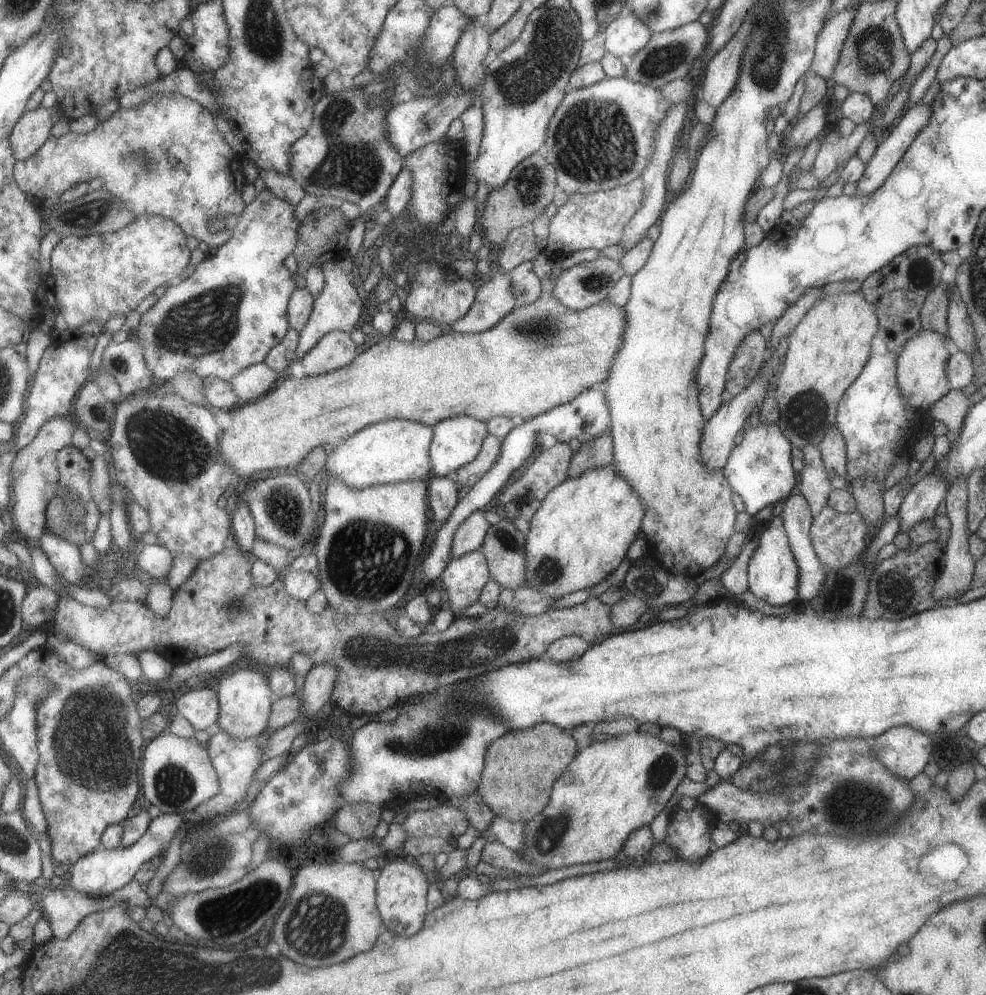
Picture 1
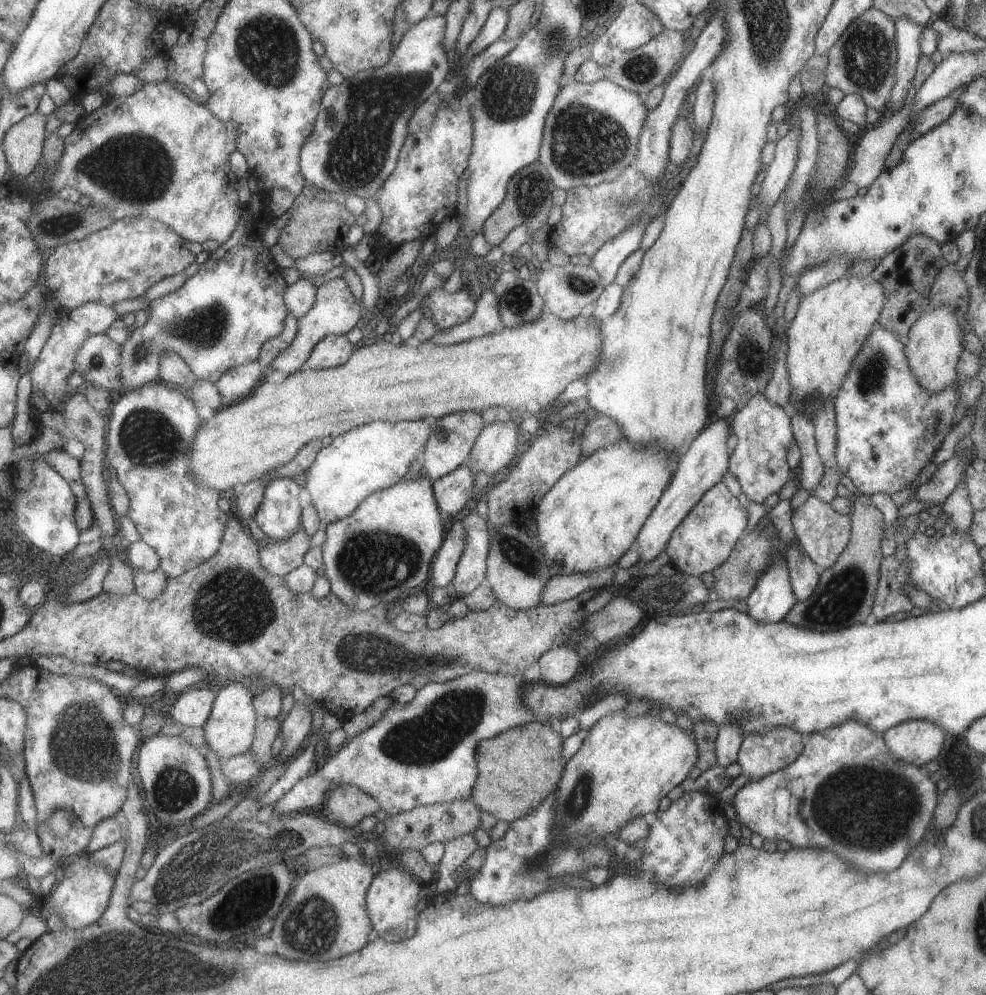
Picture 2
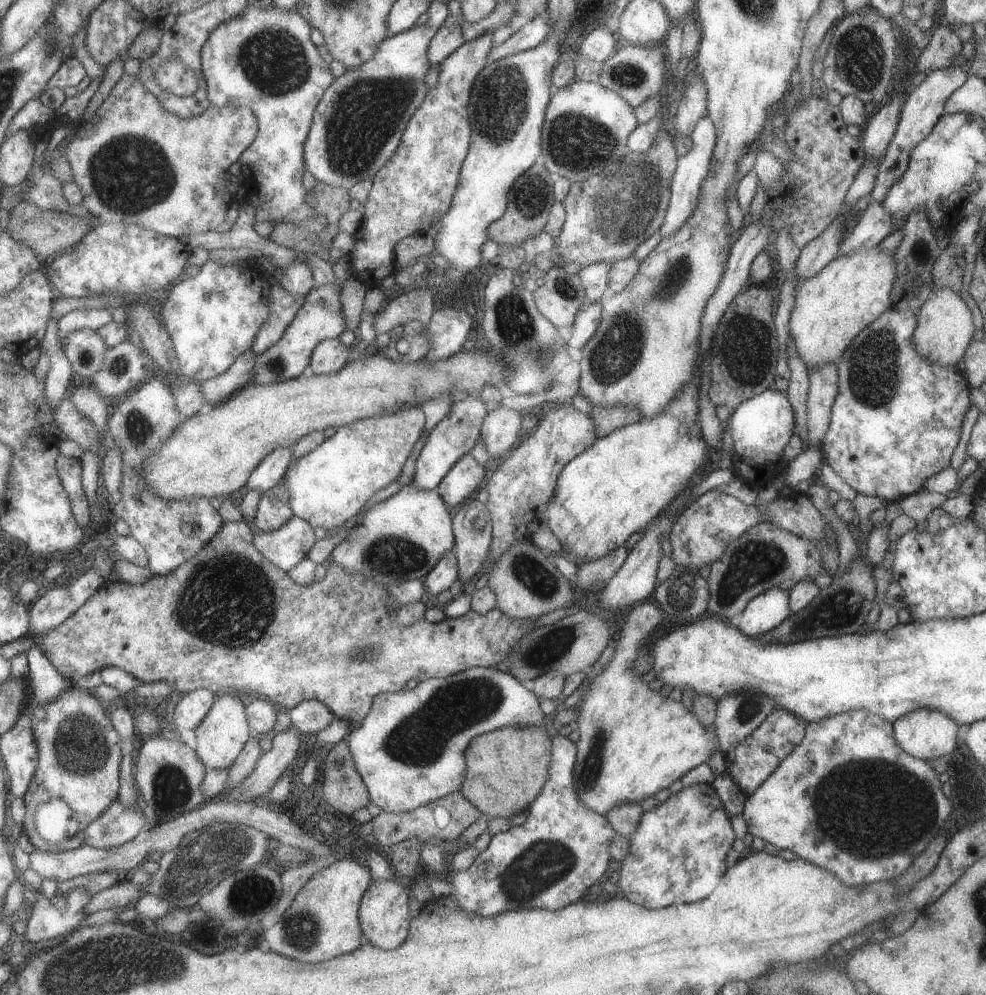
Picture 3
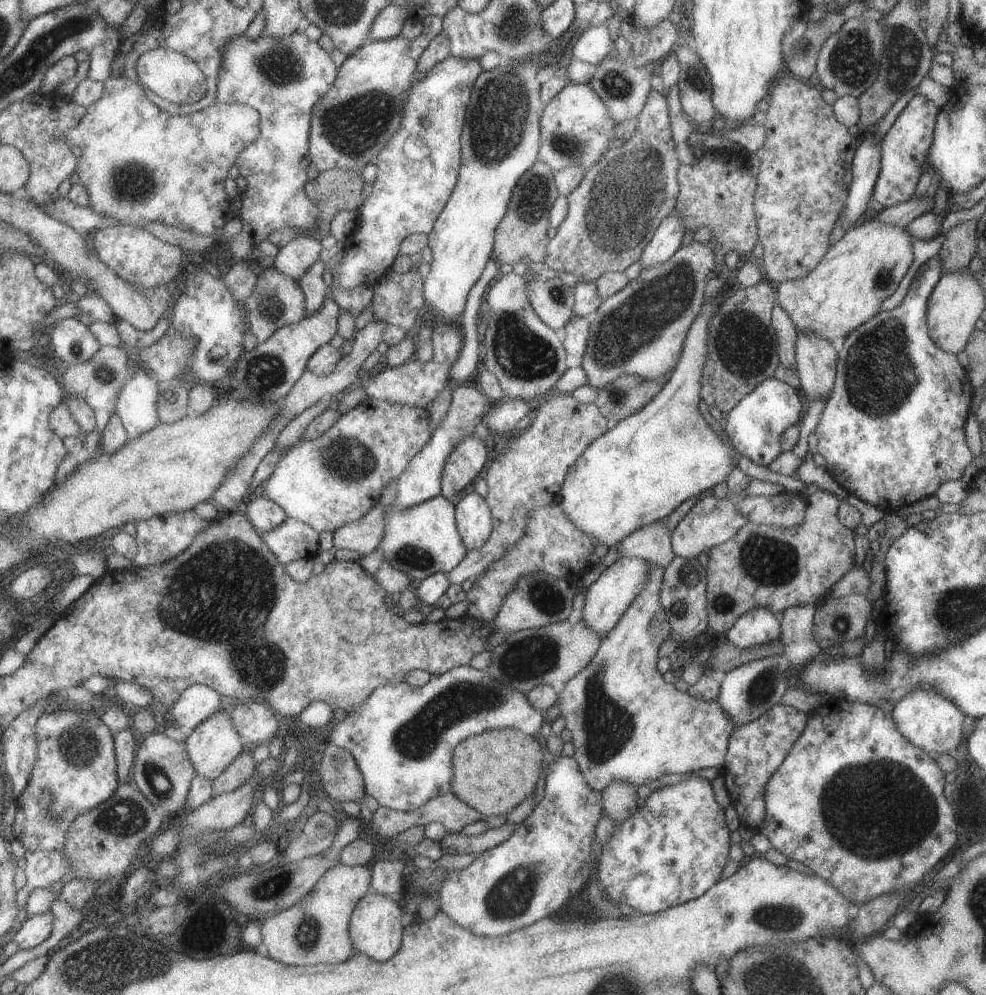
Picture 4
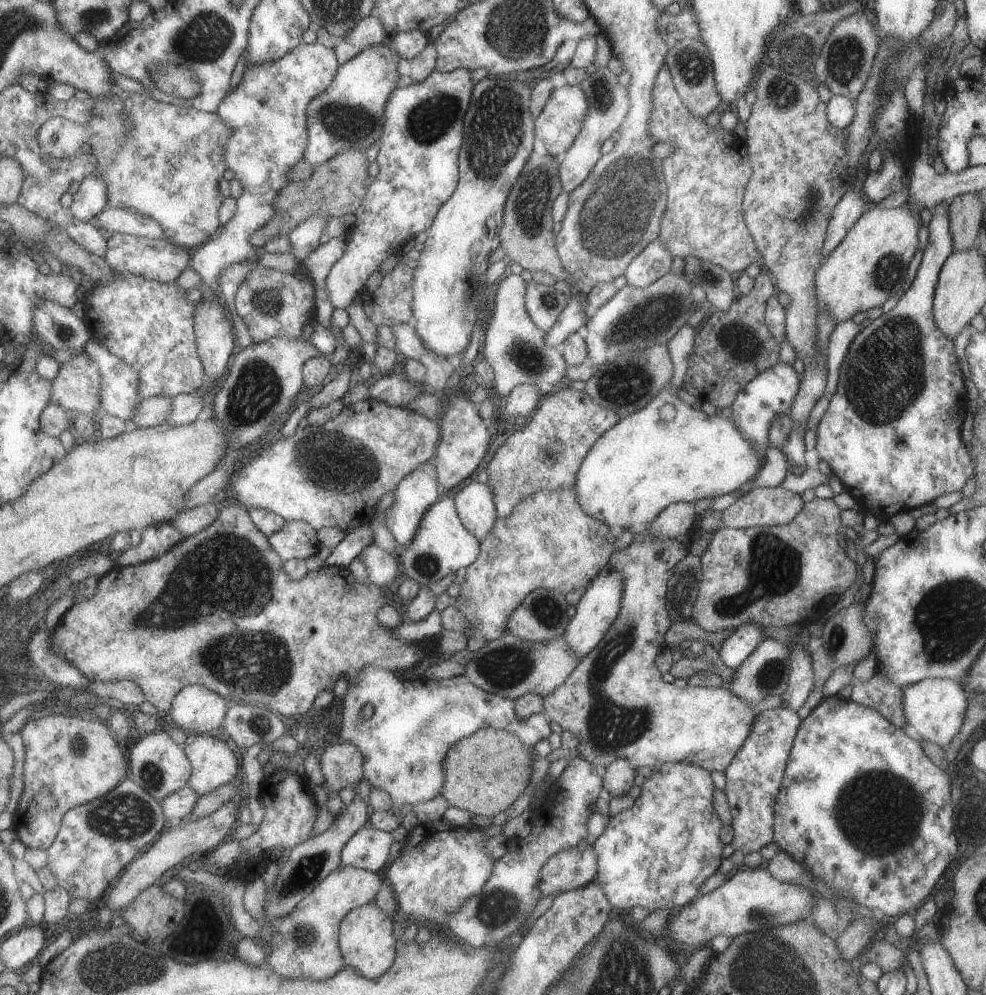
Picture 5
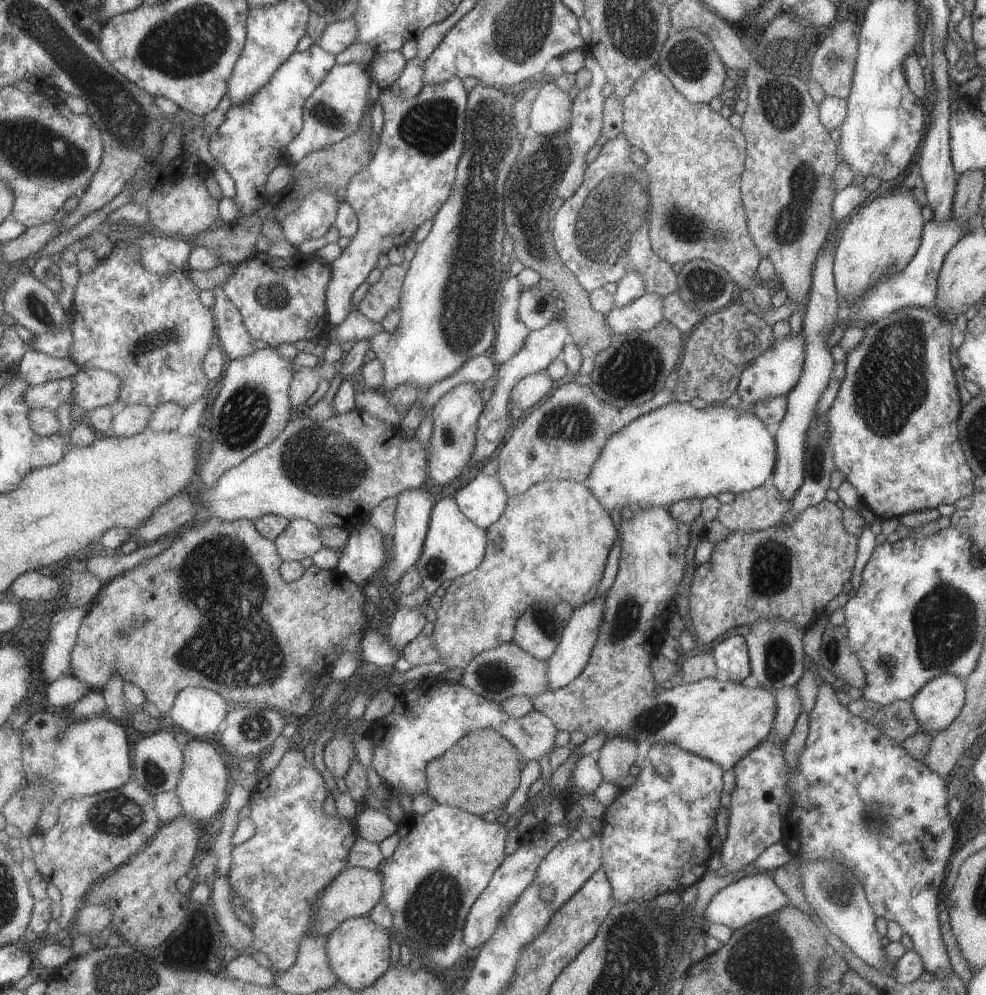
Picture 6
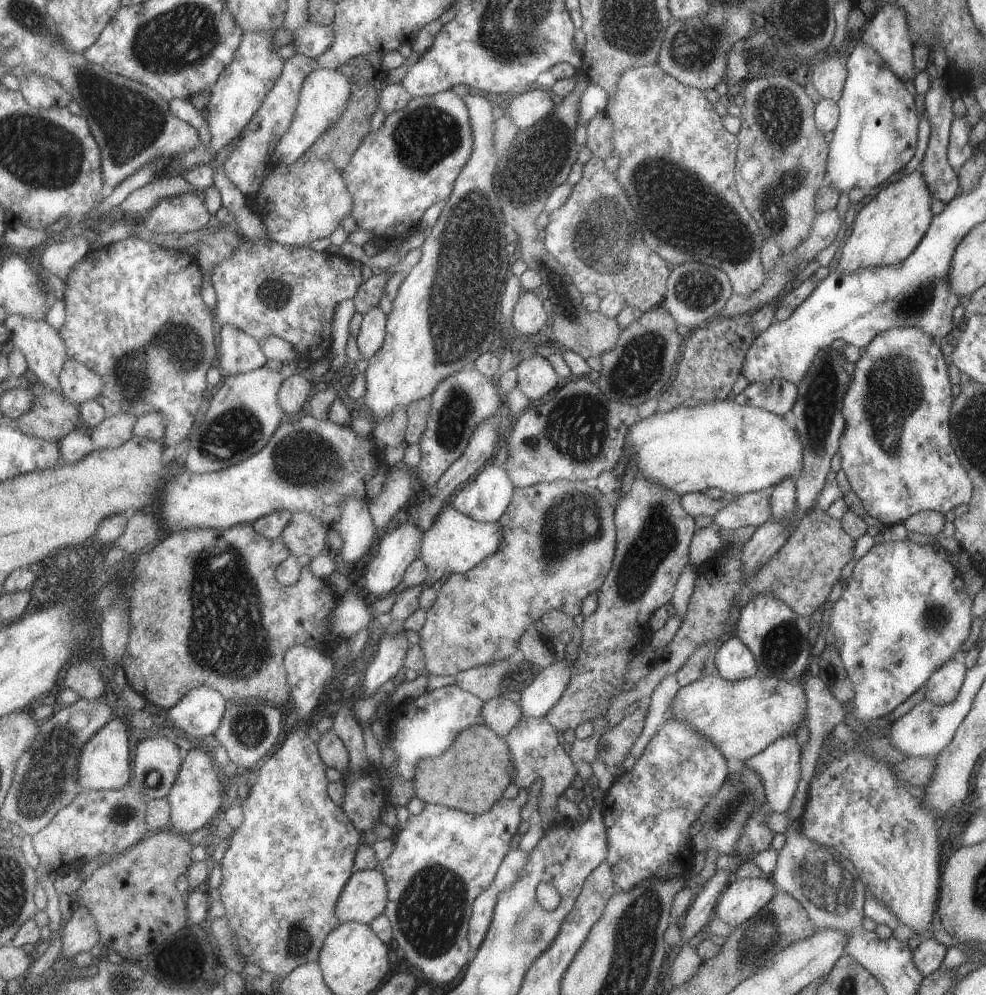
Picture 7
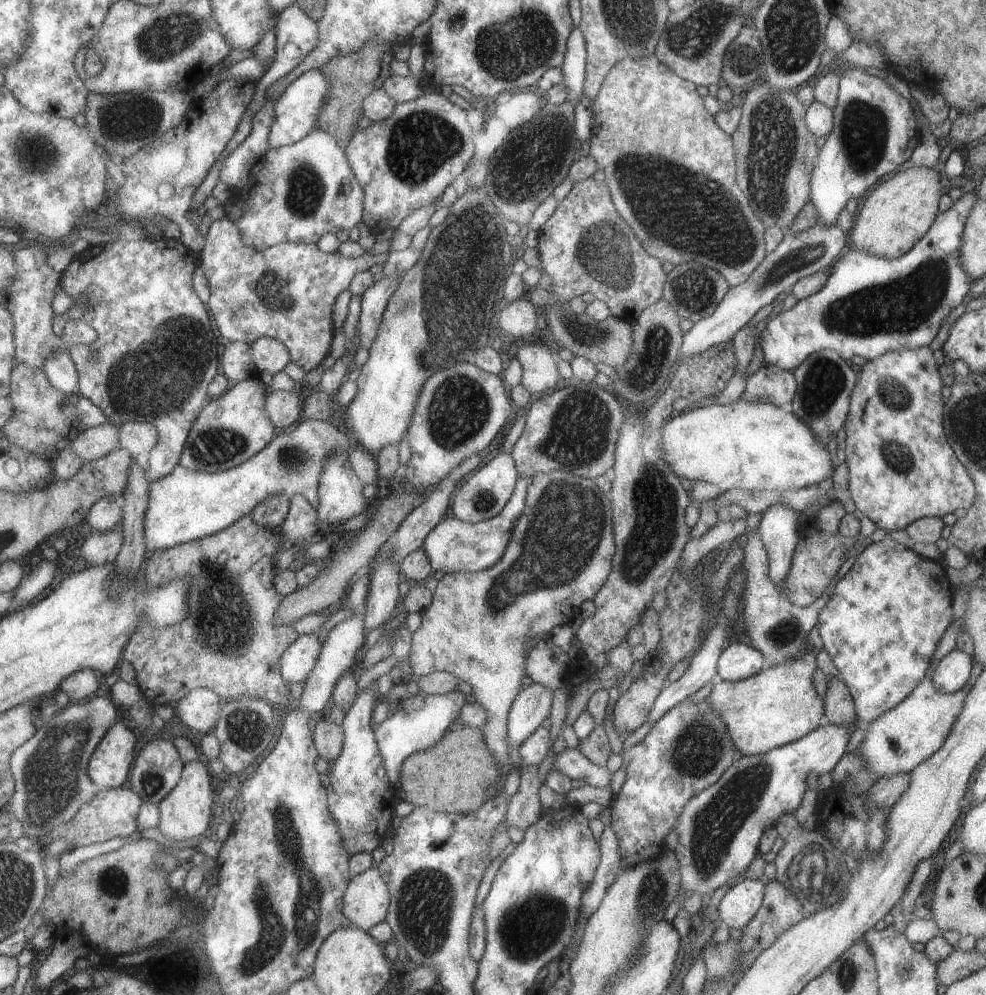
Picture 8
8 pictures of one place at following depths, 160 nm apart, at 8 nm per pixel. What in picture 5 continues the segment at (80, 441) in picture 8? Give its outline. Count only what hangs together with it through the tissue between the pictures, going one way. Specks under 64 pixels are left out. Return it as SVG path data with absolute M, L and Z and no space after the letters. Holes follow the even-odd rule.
M154 396L144 398L130 426L154 427L170 420L175 397Z

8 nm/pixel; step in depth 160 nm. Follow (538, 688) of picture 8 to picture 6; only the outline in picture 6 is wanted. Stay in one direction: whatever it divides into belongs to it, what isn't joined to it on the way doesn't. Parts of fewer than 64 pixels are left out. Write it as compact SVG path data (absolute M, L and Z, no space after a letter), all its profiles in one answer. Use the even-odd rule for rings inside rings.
M596 595L590 601L572 608L557 652L550 658L550 669L548 670L550 689L567 686L587 664L591 649L597 640L598 628L602 621L604 598L605 596L600 597Z

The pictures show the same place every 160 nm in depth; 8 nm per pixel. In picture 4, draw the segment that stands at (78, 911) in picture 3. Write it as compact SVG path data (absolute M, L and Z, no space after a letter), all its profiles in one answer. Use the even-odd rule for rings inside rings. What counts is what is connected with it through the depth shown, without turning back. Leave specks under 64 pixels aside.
M49 909L43 914L36 914L17 927L13 940L21 949L32 949L43 944L54 929L55 913Z

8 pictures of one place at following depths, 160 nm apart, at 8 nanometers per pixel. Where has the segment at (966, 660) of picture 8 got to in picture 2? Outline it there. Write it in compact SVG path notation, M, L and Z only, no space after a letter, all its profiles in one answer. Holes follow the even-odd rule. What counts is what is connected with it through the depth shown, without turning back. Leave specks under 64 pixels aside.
M915 719L896 724L888 728L882 735L885 746L898 761L923 768L926 762L935 759L939 754L945 733L943 729L935 726L932 722Z

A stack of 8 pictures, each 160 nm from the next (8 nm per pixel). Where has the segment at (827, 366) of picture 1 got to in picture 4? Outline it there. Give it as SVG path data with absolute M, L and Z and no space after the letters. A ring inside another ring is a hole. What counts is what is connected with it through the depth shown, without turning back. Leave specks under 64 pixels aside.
M873 220L865 221L856 228L846 230L844 236L832 244L827 252L816 262L815 268L800 279L785 279L775 285L777 303L791 319L799 333L813 333L828 340L838 352L842 340L860 324L869 320L879 311L881 302L891 296L907 268L911 266L911 236L896 226L889 226Z

